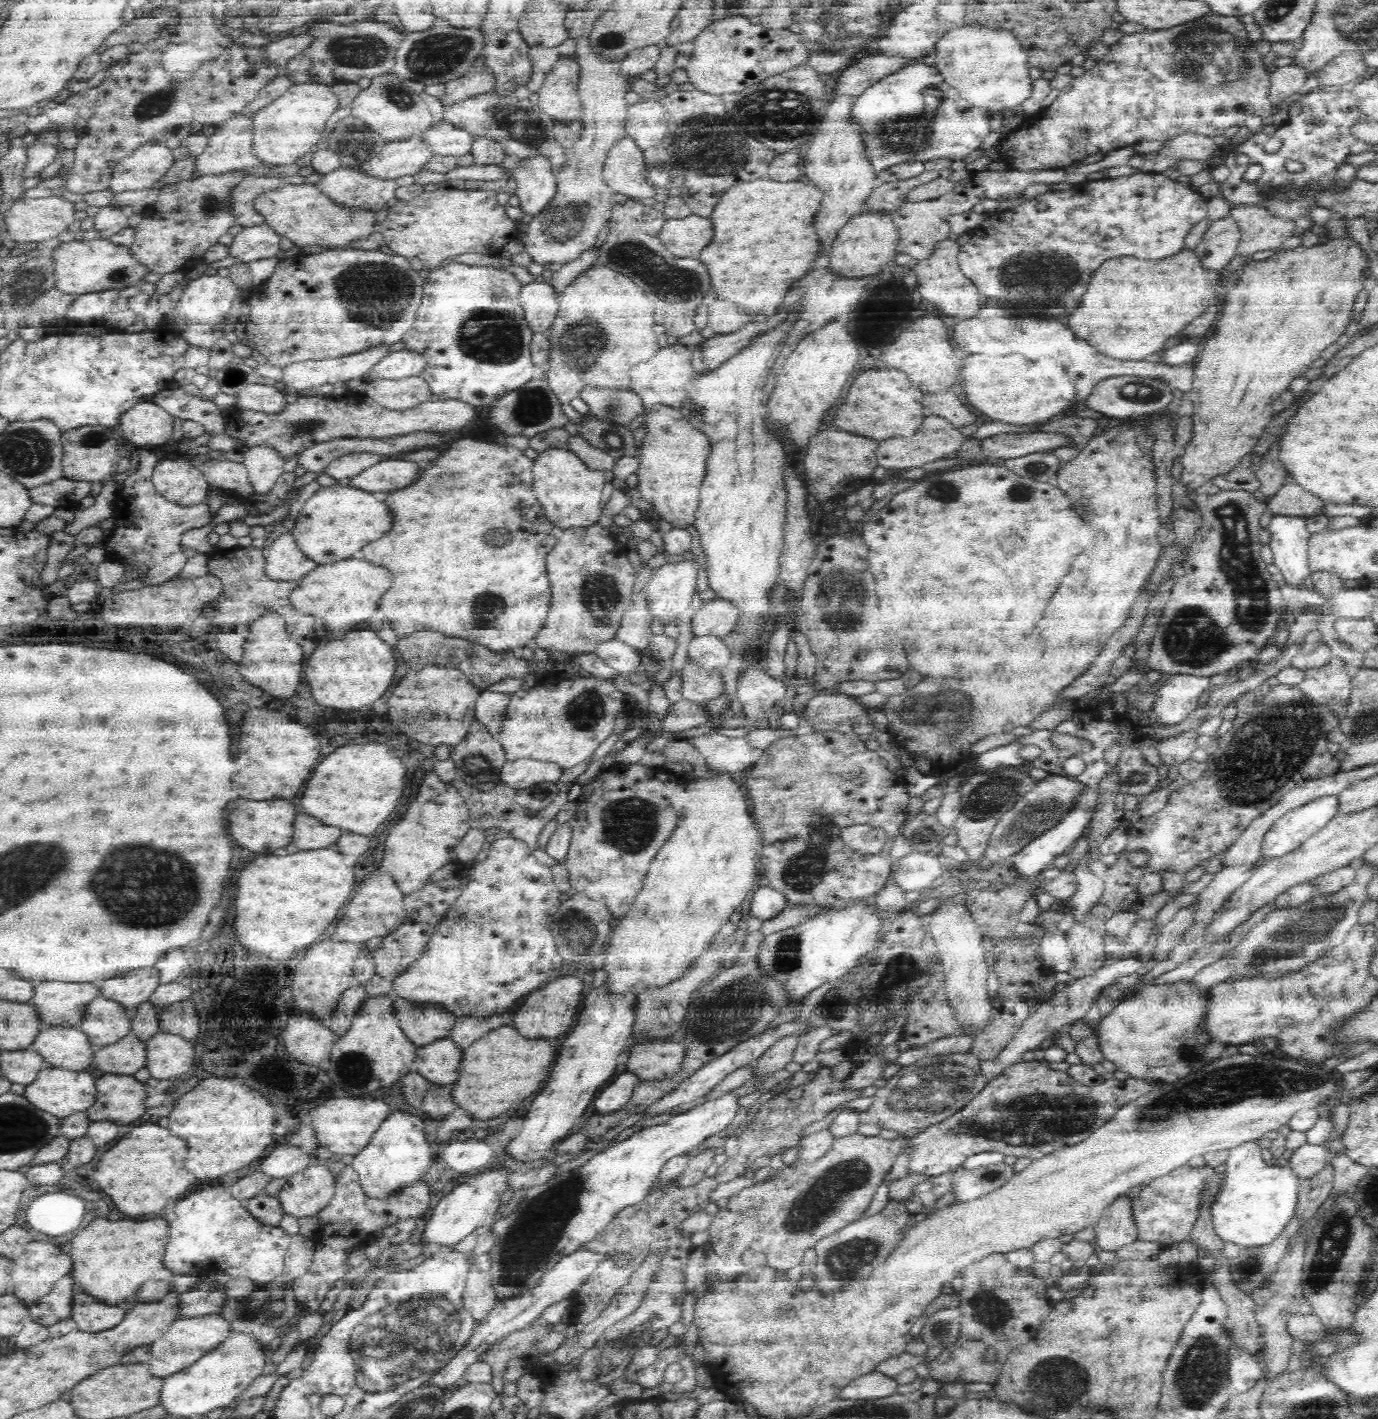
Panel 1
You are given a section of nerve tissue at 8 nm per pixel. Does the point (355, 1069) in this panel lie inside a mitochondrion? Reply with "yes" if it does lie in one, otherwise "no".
yes

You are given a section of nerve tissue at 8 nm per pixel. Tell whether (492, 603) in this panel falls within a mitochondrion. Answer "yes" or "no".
yes

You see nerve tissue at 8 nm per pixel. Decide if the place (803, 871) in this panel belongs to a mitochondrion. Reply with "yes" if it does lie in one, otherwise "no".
yes

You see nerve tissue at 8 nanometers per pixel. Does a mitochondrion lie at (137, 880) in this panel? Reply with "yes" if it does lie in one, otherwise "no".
yes

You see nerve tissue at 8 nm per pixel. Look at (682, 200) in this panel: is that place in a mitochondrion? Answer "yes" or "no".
no

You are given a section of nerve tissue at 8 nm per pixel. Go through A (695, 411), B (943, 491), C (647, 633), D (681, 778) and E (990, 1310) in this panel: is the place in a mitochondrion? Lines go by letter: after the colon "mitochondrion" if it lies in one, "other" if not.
A: other
B: mitochondrion
C: other
D: other
E: mitochondrion

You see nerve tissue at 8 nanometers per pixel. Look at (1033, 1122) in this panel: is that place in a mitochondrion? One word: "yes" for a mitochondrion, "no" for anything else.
yes

